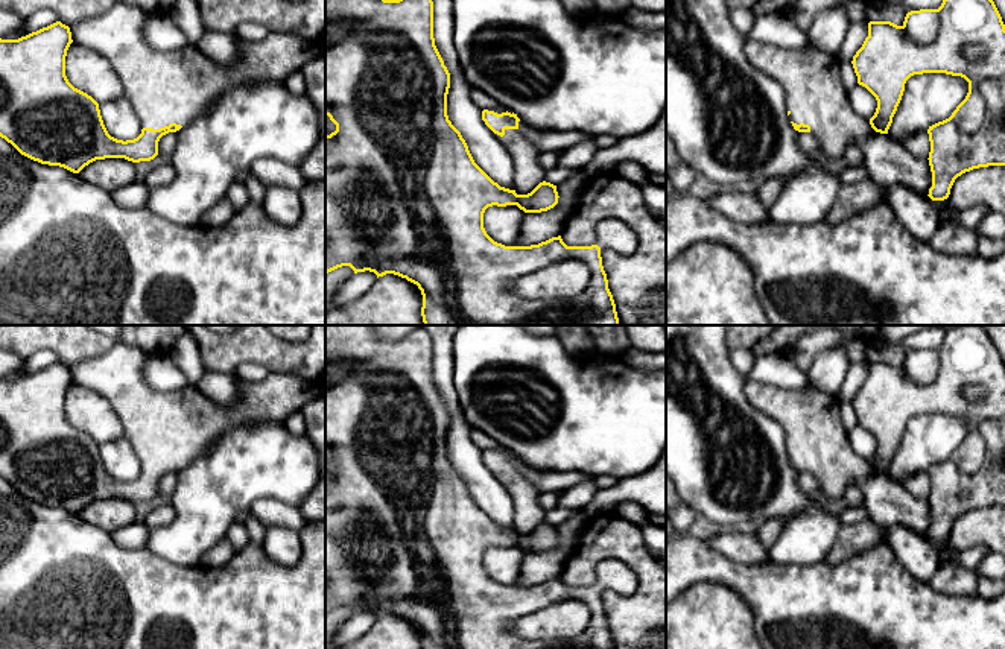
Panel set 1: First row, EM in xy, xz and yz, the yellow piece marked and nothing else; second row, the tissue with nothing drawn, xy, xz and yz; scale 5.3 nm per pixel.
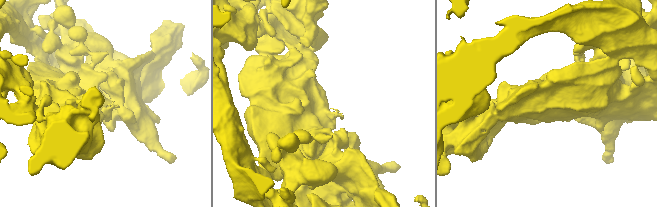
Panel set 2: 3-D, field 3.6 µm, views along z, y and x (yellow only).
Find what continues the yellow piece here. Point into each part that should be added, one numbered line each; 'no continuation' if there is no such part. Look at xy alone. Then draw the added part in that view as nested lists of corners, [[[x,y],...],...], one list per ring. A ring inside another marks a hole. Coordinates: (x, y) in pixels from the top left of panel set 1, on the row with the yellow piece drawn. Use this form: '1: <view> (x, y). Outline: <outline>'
1: xy (164, 87). Outline: [[[117,0],[106,12],[70,27],[75,43],[109,61],[123,85],[123,96],[132,105],[141,128],[160,129],[170,123],[185,126],[205,116],[216,99],[228,90],[262,81],[284,84],[292,73],[322,50],[306,43],[301,36],[269,32],[260,41],[239,38],[237,62],[220,65],[193,44],[176,50],[154,49],[144,36],[146,18],[147,14],[138,6]]]

